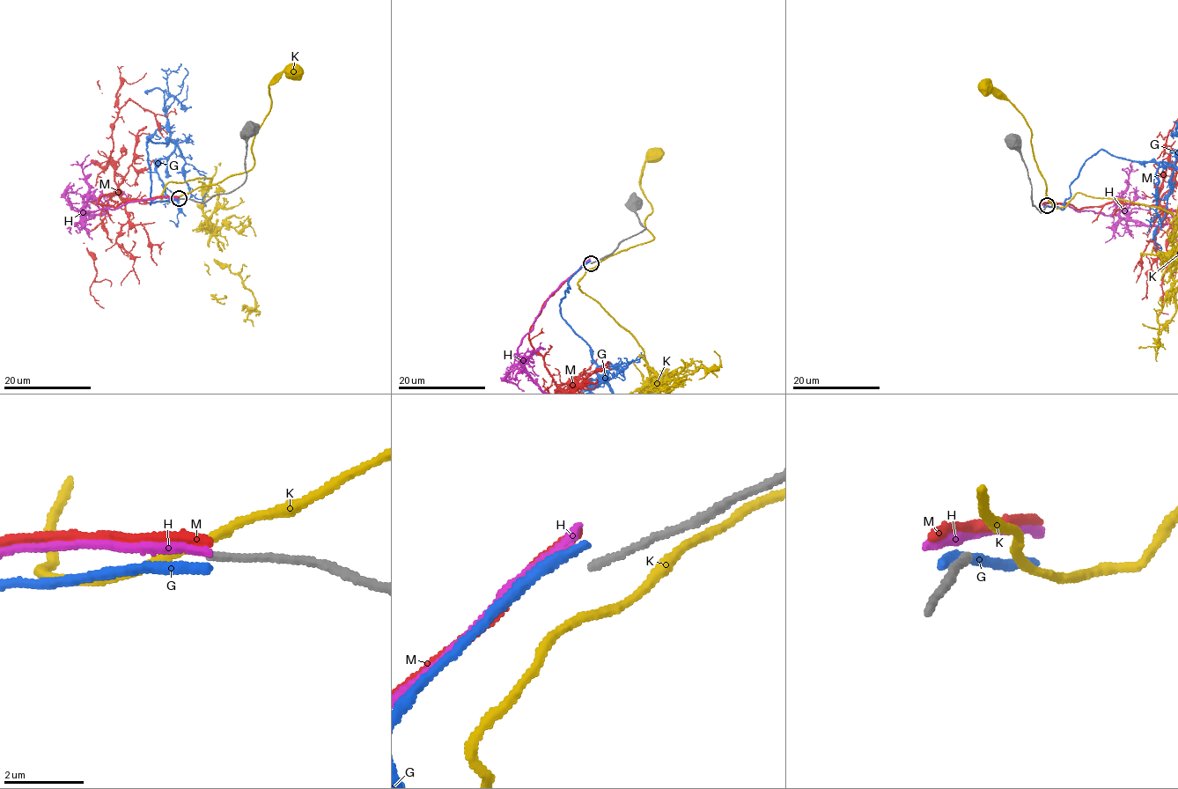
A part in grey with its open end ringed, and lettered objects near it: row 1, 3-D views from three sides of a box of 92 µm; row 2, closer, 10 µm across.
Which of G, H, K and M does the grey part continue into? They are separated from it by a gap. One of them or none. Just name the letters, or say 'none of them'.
none of them

